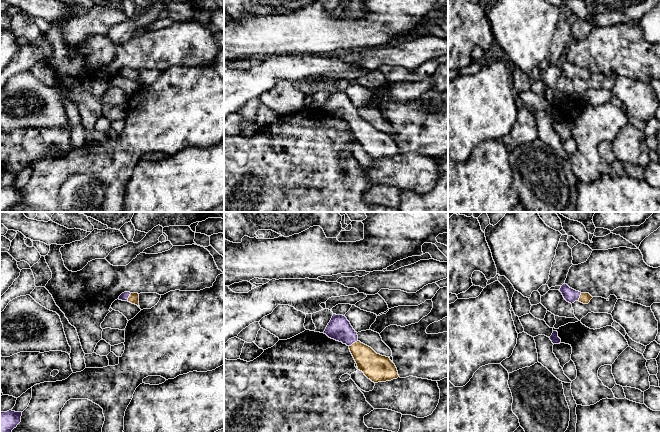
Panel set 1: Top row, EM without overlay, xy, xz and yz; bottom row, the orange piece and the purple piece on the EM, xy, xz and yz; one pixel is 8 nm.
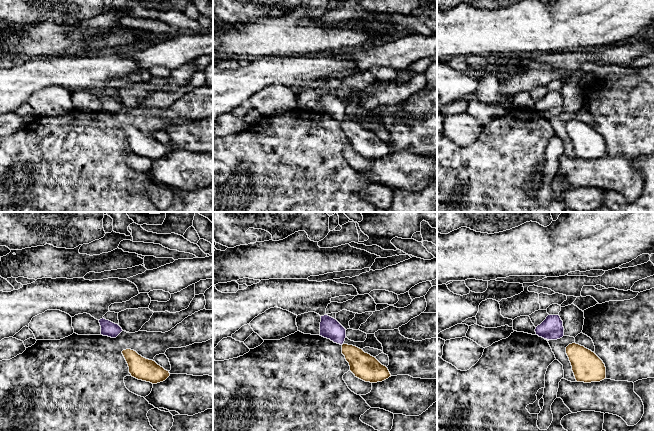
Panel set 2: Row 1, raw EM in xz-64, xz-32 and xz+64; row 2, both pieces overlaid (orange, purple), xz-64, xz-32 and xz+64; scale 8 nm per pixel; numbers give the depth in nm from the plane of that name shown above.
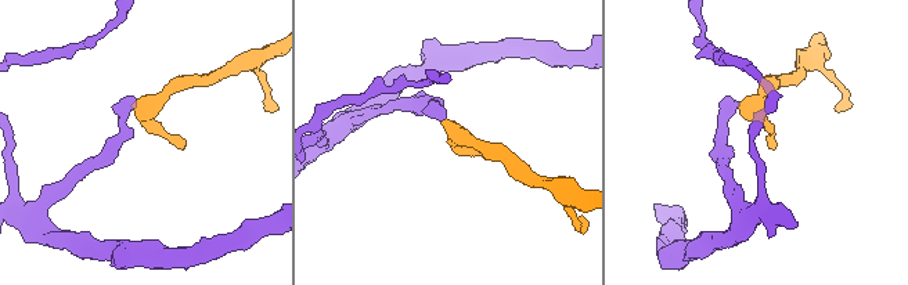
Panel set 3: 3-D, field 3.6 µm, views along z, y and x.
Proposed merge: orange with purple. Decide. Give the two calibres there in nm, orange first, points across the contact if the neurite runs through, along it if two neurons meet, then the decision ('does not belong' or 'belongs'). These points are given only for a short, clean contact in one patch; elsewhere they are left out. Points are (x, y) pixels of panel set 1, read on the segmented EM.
calibres 200 and 190 nm; way xz (374, 366), (353, 343), (339, 328); belongs

